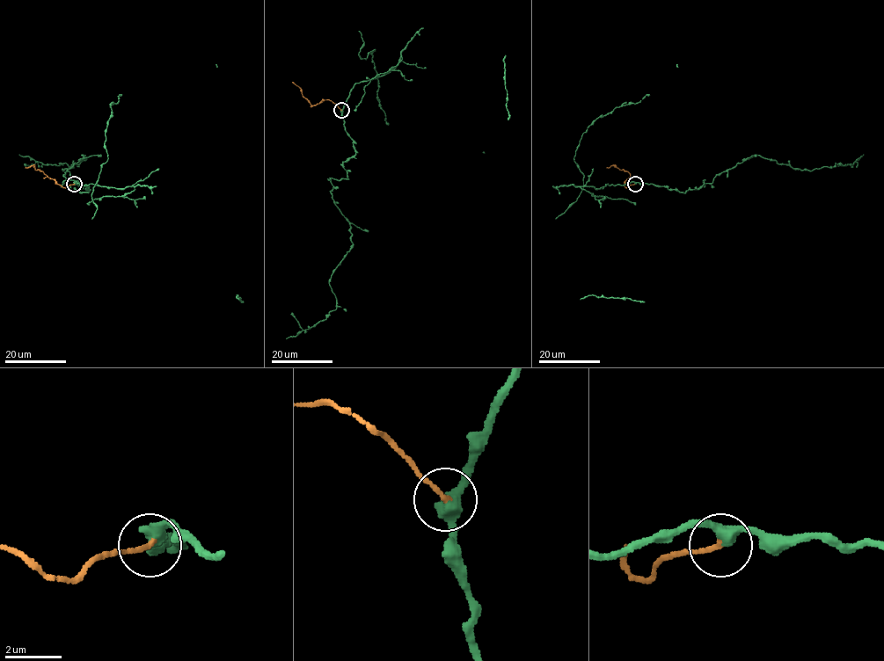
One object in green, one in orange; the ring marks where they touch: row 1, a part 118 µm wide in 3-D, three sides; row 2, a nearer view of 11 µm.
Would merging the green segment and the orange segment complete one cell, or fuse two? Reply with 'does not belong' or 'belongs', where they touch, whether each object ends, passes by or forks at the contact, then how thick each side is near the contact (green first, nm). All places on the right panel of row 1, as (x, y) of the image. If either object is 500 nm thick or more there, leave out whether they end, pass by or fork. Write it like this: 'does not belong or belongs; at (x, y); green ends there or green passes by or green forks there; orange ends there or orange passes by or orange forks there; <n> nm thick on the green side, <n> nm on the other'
does not belong; at (635, 184); green passes by; orange ends there; 420 nm thick on the green side, 170 nm on the other

